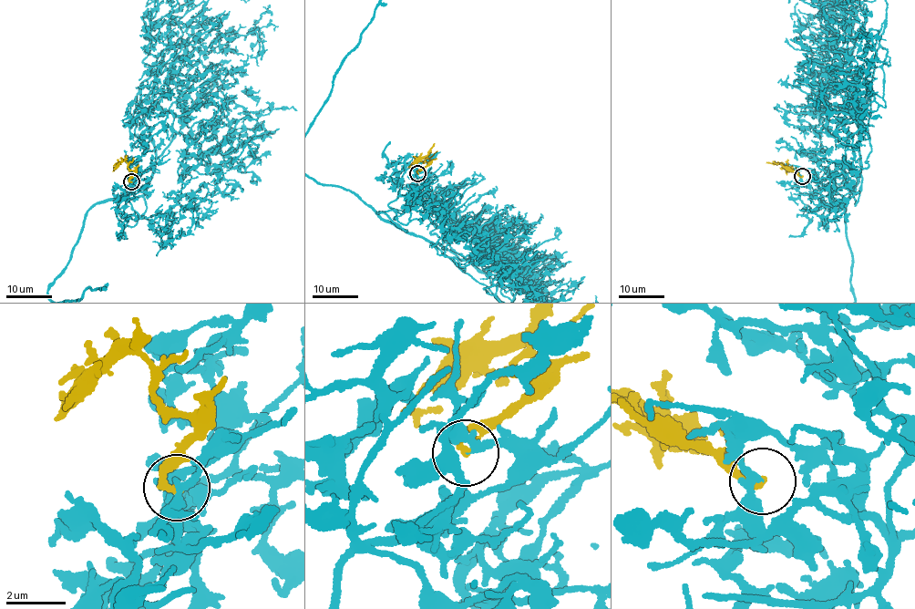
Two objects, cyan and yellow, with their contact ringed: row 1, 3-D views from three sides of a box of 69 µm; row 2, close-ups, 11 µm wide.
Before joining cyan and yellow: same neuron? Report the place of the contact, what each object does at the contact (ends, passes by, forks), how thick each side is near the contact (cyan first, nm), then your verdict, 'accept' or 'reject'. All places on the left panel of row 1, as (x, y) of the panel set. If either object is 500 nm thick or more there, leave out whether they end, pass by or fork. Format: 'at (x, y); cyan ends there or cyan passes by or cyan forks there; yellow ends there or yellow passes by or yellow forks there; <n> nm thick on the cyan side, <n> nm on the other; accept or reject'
at (131, 181); cyan passes by; yellow ends there; 200 nm thick on the cyan side, 200 nm on the other; accept

